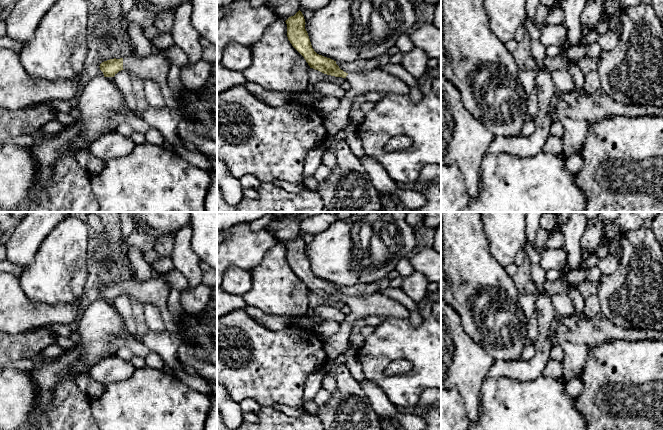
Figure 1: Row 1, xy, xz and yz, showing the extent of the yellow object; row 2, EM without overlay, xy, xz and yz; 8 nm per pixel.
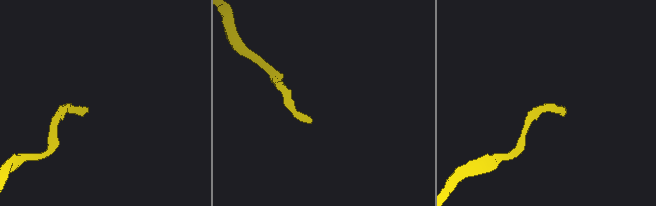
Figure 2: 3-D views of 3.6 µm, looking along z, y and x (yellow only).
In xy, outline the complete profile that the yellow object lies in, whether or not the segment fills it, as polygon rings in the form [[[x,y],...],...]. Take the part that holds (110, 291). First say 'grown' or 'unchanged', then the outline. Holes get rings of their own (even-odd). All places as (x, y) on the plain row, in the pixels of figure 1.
grown | [[[154,274],[145,281],[135,277],[126,282],[110,283],[100,288],[100,294],[104,301],[114,301],[119,295],[127,294],[142,304],[153,304],[160,309],[165,329],[171,334],[179,334],[180,321],[177,321],[167,307],[170,285],[164,278],[164,274]]]

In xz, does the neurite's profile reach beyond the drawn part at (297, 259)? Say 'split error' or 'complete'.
split error

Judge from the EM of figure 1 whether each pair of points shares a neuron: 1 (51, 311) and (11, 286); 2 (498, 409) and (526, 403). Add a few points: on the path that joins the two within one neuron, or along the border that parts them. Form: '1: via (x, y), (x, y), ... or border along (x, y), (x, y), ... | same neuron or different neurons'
1: via (40, 311), (32, 311), (18, 297) | same neuron
2: via (505, 410), (519, 410) | same neuron

